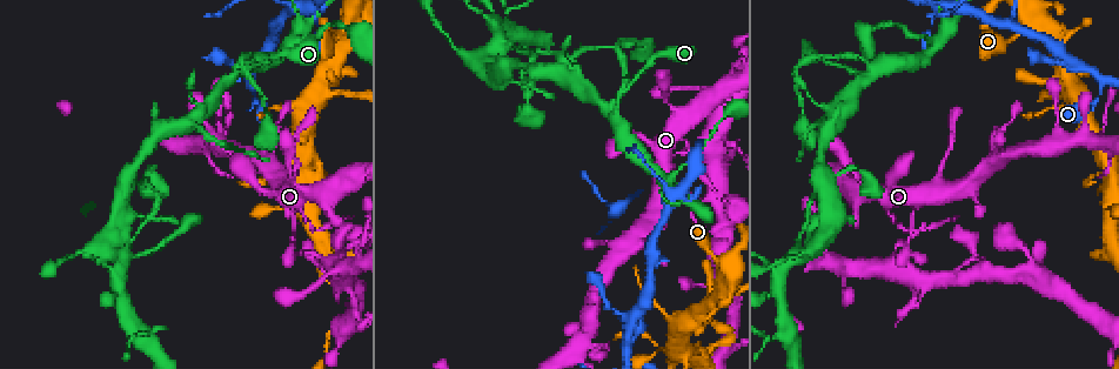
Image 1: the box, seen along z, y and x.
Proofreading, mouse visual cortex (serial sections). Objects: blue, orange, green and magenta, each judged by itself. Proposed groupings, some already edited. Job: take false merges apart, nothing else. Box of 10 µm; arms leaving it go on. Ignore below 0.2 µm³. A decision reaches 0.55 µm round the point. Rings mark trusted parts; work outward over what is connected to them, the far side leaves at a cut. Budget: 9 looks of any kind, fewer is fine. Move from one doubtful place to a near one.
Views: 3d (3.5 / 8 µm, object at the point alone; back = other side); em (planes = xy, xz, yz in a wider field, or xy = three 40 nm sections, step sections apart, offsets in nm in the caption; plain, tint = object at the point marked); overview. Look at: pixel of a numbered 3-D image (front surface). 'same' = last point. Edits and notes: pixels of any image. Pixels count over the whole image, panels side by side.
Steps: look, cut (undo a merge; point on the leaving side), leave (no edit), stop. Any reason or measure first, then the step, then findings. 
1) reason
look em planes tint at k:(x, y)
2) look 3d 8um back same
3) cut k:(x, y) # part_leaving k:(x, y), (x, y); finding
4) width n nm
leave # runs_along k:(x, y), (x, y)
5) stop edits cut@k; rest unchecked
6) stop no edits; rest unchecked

branch point
look 3d 8um at 1:(1071, 87)

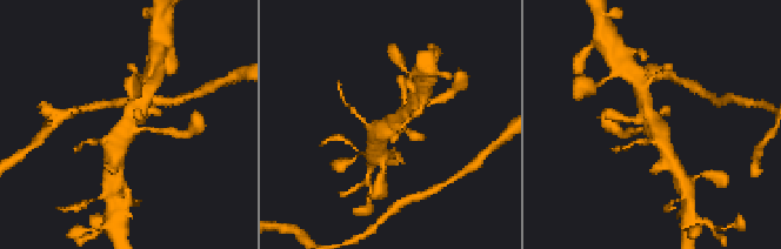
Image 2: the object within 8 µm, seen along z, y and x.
look 3d 3.5um same

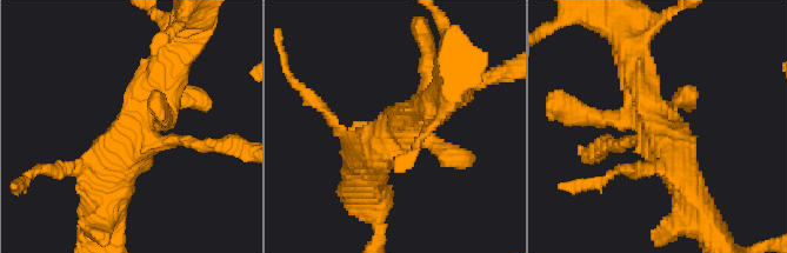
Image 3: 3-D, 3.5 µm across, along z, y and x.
need the tissue
look em xy step 1 tint at 3:(140, 130)

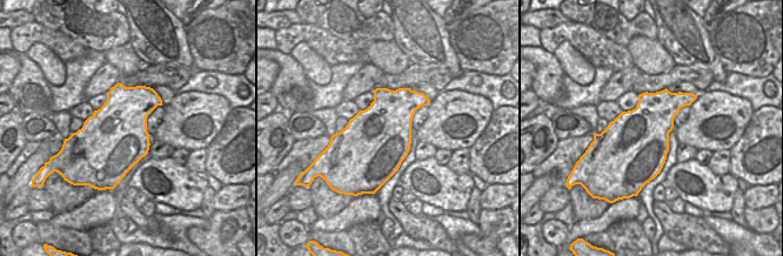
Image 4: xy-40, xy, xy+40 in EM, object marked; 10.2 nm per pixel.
leave # runs_along 3:(171, 62), (102, 190); one cell here

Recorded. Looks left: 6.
sharp bend
look 3d 3.5um at 1:(627, 348)

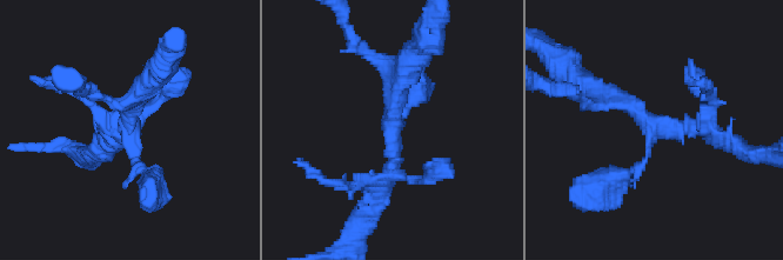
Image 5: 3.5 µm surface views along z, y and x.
look em xy step 3 tint at 5:(129, 127)

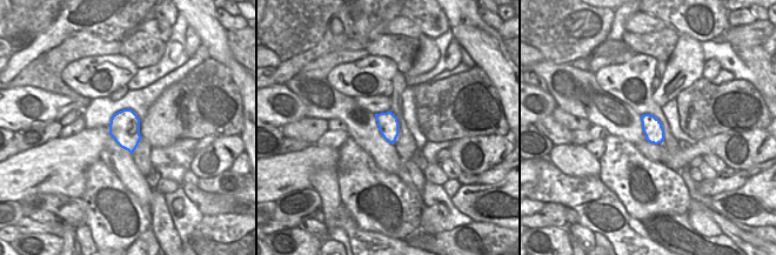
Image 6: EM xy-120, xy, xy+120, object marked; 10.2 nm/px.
leave # runs_along 5:(610, 178), (641, 164), (653, 127), (593, 87); all the same cell

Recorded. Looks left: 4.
three-way junction
look 3d 8um back at 1:(650, 262)

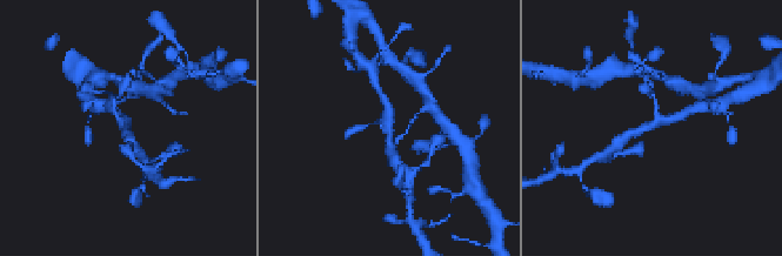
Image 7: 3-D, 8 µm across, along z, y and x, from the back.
arms 3; arm_widths 150, 250, 300 nm
look em xy step 3 tint same

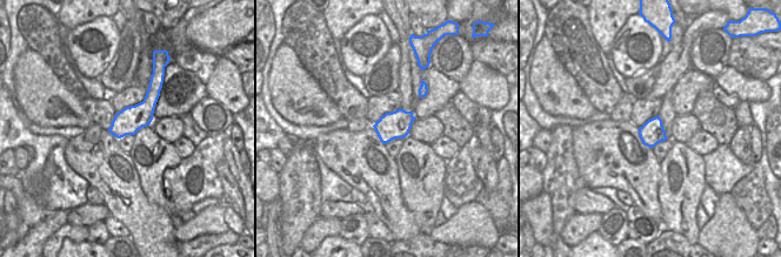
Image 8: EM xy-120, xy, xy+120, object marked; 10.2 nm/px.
width 280 nm
leave # runs_along 7:(623, 137), (682, 114); all the same cell

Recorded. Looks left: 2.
sudden change in width
look 3d 3.5um at 1:(608, 109)

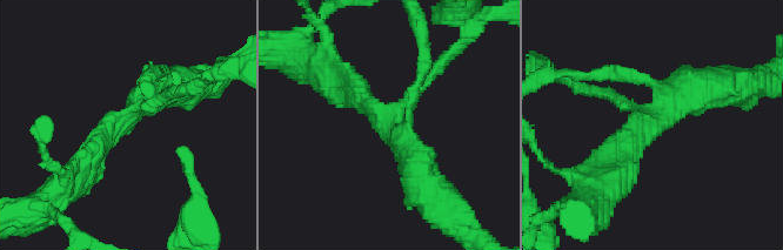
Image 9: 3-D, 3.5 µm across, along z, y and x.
need the tissue
look em planes tint at 9:(128, 119)

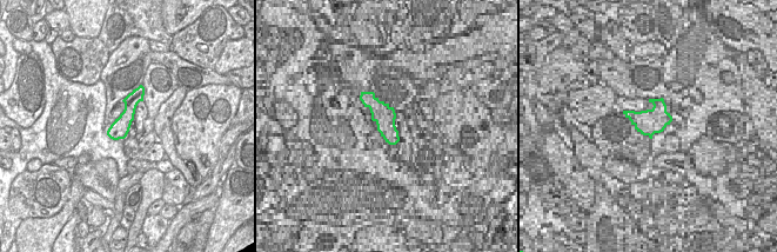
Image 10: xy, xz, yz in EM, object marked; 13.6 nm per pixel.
leave # continuous, no second cell

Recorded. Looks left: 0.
stop no edits; rest unchecked

